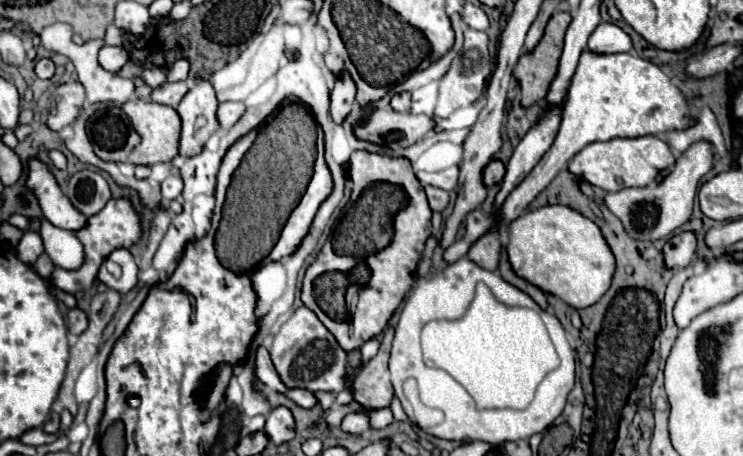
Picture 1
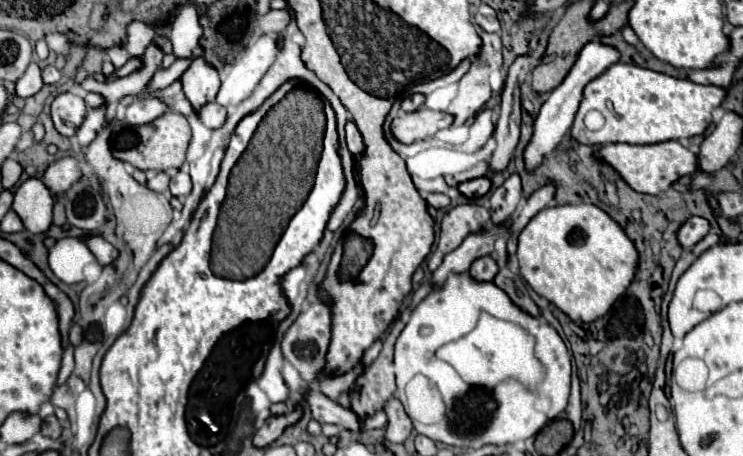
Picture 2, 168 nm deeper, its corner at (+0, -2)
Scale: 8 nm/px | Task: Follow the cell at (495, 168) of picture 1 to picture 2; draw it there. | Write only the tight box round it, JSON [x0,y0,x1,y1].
[458,176,492,198]

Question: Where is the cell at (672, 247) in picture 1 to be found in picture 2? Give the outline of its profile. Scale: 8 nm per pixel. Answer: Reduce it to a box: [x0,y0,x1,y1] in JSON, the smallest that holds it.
[678,216,710,248]

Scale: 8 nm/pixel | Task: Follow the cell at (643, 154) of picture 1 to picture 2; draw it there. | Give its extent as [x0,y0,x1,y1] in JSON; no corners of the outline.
[594,140,696,194]

